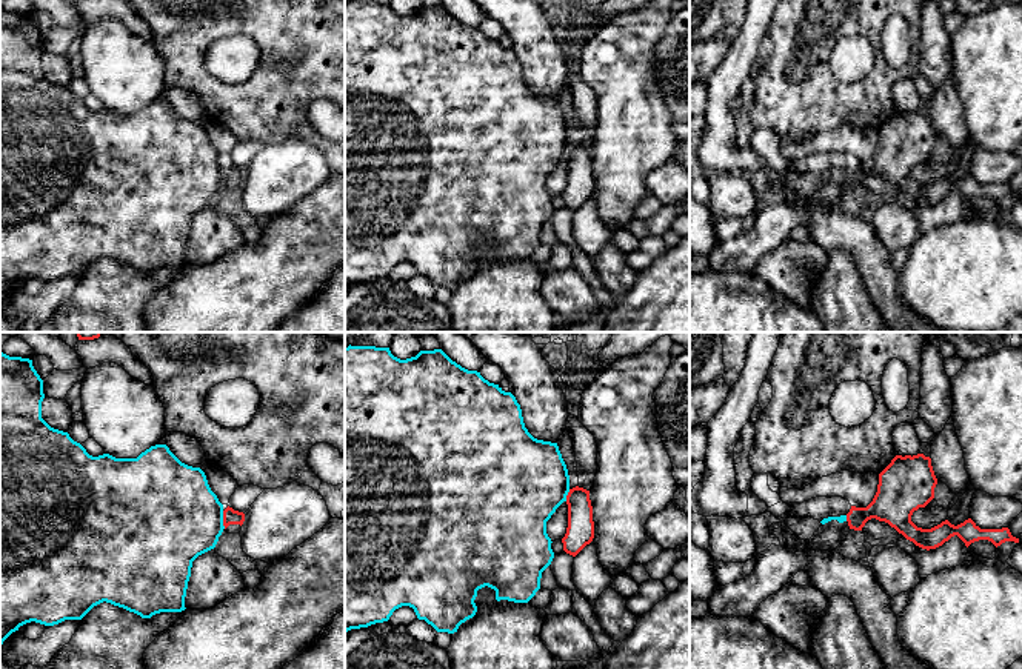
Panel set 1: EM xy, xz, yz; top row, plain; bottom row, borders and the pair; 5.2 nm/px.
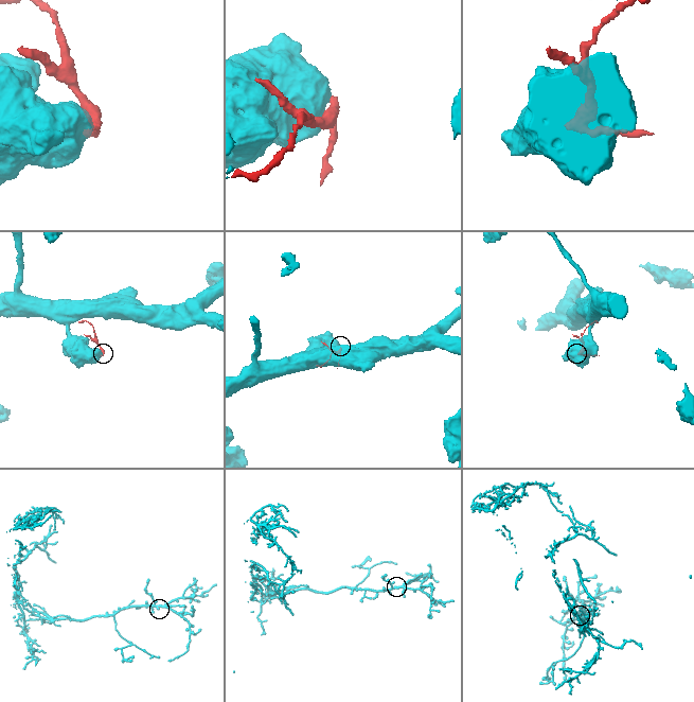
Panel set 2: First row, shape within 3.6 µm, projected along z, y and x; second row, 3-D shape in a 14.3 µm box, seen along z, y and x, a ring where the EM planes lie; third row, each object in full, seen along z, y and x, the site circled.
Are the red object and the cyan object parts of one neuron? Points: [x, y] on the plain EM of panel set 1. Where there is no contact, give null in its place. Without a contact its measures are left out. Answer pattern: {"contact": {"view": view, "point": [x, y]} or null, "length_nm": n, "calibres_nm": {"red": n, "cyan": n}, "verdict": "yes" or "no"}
{"contact": {"view": "xy", "point": [223, 176]}, "length_nm": 100, "calibres_nm": {"red": 80, "cyan": 460}, "verdict": "no"}

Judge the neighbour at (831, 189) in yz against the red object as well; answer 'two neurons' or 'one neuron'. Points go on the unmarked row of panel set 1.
one neuron

